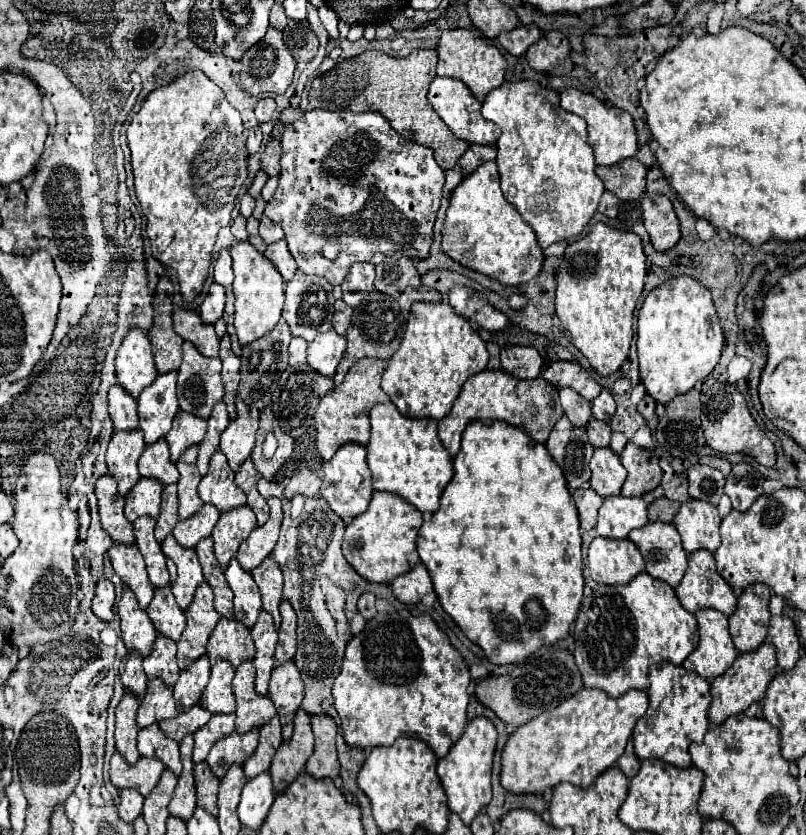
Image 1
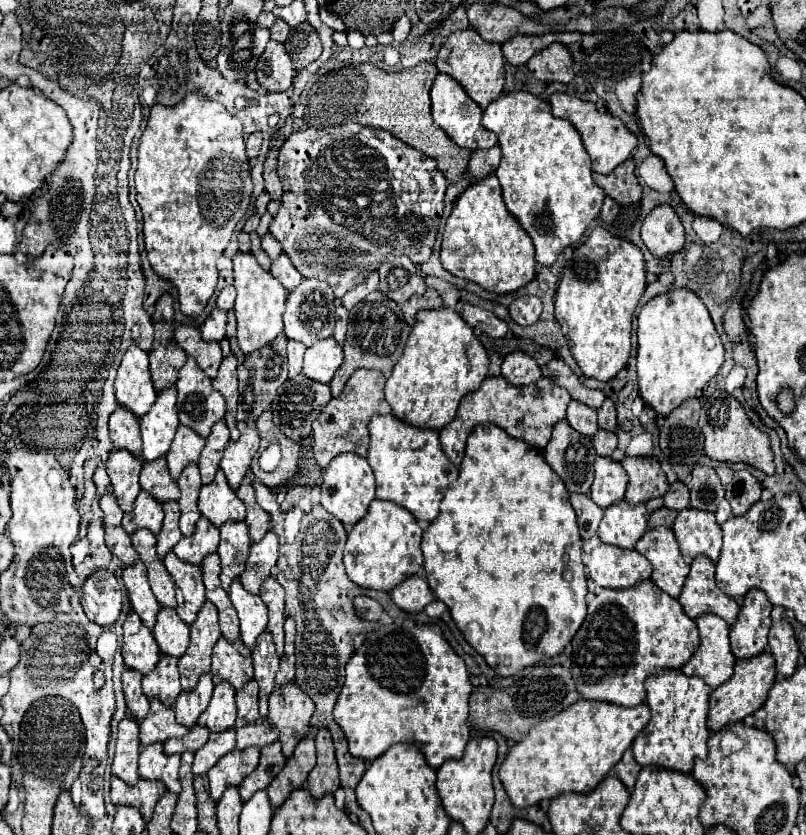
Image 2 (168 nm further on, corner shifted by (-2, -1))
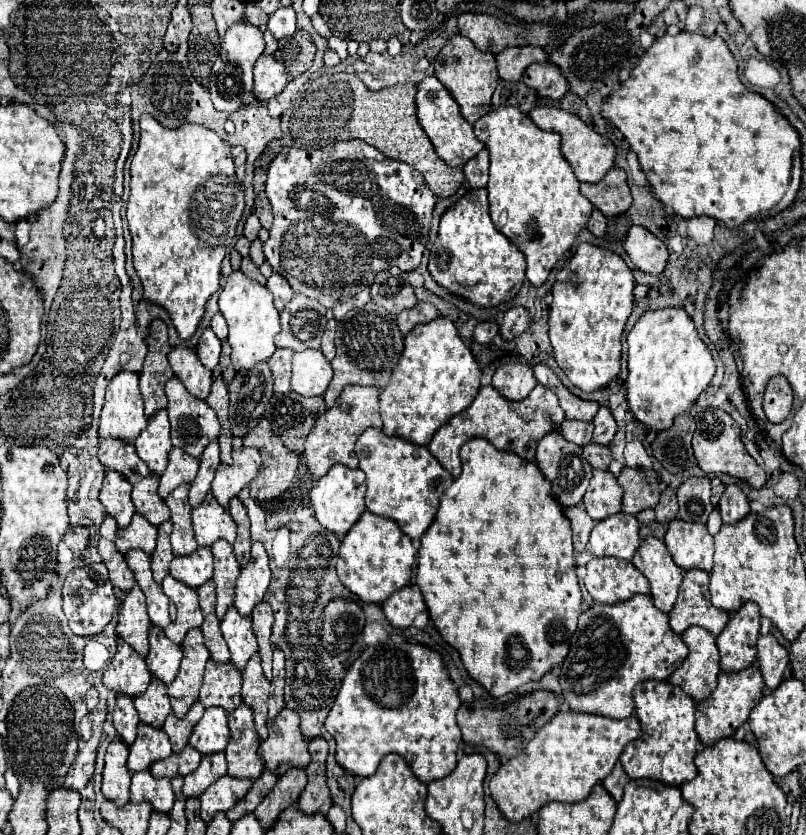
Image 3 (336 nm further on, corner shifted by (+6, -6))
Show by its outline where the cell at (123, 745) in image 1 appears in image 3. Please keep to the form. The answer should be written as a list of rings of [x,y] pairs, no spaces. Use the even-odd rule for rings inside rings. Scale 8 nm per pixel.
[[[120,738],[112,740],[106,750],[106,766],[102,772],[102,794],[124,806],[130,800],[130,770],[126,766],[128,746]]]

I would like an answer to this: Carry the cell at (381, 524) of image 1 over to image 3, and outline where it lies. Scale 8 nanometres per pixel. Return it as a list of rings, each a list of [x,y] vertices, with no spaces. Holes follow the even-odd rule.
[[[366,510],[340,544],[338,578],[360,600],[382,604],[392,592],[398,592],[410,584],[414,558],[416,548],[412,546],[412,540],[398,528],[398,524]]]

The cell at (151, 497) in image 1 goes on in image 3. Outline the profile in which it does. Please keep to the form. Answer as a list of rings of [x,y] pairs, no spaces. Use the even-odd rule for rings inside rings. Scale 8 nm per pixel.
[[[136,512],[128,528],[118,528],[116,548],[122,554],[126,554],[130,548],[140,548],[146,554],[152,554],[156,548],[156,528],[140,512]]]

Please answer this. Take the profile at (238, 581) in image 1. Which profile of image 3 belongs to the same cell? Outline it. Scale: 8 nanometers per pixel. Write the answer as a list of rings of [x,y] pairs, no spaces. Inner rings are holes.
[[[230,606],[220,628],[222,628],[226,644],[230,648],[230,660],[234,662],[234,666],[238,670],[244,670],[250,656],[256,654],[256,650],[258,650],[254,628],[252,628],[252,618],[240,616],[238,610],[234,606]]]

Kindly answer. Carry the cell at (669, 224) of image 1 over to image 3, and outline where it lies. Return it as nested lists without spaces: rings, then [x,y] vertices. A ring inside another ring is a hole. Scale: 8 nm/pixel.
[[[642,226],[630,228],[628,238],[624,240],[624,250],[632,258],[634,266],[642,272],[660,274],[666,268],[666,262],[668,262],[666,244],[652,232],[644,230]]]

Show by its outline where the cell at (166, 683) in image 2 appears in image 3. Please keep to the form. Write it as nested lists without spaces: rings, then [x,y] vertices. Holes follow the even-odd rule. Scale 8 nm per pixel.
[[[152,678],[146,692],[138,694],[134,698],[134,706],[136,706],[142,722],[160,728],[164,724],[166,716],[172,712],[166,684],[160,682],[160,678]]]

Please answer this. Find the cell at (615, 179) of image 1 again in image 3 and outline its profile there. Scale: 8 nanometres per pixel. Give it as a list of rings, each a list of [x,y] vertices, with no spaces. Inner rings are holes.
[[[618,166],[610,168],[608,174],[596,184],[582,182],[580,192],[606,216],[618,216],[632,204],[626,172]]]

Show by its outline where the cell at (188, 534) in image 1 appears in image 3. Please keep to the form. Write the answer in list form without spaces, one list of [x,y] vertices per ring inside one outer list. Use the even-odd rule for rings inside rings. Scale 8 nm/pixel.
[[[200,546],[196,552],[188,554],[188,556],[174,556],[172,564],[170,564],[170,574],[192,586],[198,588],[200,584],[204,584],[206,580],[212,578],[212,552],[208,546]]]

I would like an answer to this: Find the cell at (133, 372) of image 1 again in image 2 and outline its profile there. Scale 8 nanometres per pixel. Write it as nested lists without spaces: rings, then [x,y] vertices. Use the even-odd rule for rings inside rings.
[[[130,345],[118,367],[114,389],[120,407],[132,411],[138,417],[148,413],[148,407],[152,407],[156,399],[156,391],[150,381],[146,351],[136,345]]]

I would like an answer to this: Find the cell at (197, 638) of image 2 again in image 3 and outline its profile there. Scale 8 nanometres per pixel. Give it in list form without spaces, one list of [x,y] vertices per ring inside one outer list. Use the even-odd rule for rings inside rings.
[[[192,628],[186,634],[186,638],[182,642],[182,652],[184,652],[184,658],[182,658],[180,670],[174,678],[174,682],[168,686],[172,712],[176,716],[186,716],[188,708],[196,702],[196,696],[200,692],[204,666],[210,658],[208,648],[204,646],[202,628]]]

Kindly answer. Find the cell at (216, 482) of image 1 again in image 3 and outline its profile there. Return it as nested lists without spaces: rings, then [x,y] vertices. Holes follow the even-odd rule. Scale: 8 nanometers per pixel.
[[[208,492],[204,502],[192,510],[192,528],[200,546],[212,546],[220,538],[232,544],[236,538],[232,516],[218,504],[212,492]]]

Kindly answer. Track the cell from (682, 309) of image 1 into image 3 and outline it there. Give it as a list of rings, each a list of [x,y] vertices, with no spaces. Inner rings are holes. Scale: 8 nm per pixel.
[[[662,308],[644,312],[634,328],[628,332],[628,380],[626,380],[626,400],[638,422],[652,430],[666,430],[672,426],[674,418],[684,414],[700,396],[700,392],[710,384],[716,364],[708,346],[698,336],[692,318],[682,308]]]

